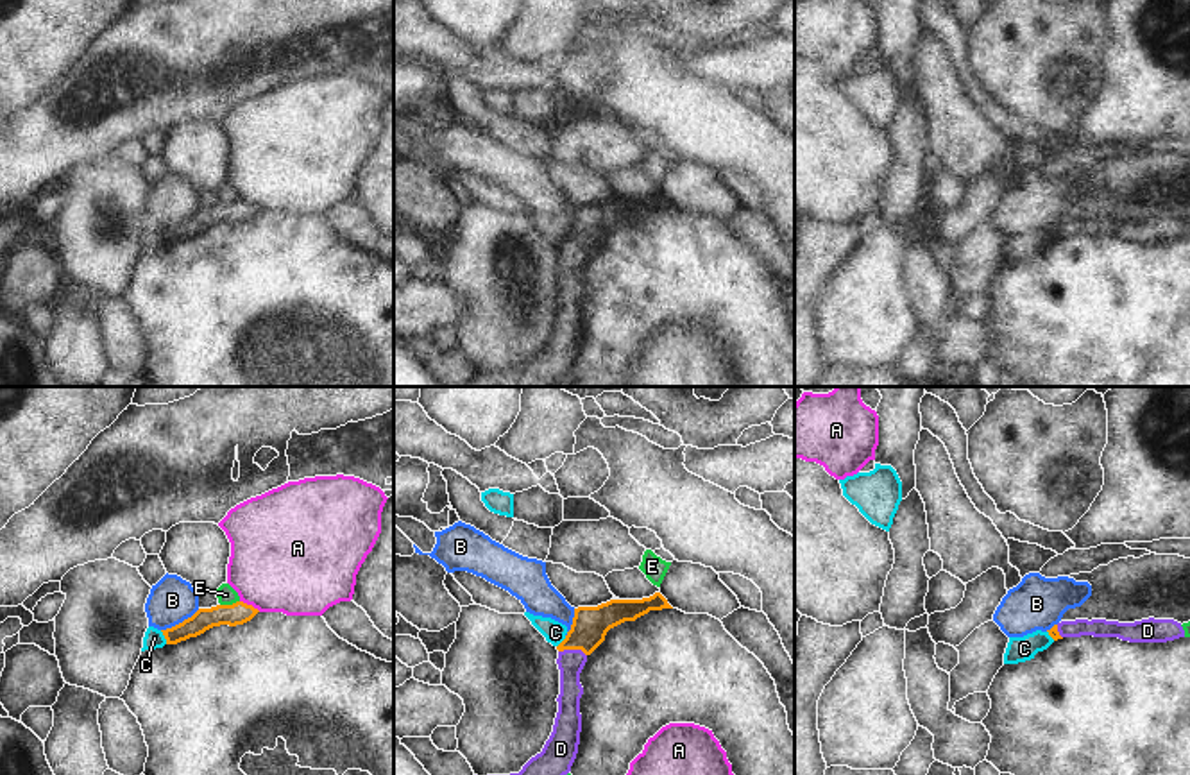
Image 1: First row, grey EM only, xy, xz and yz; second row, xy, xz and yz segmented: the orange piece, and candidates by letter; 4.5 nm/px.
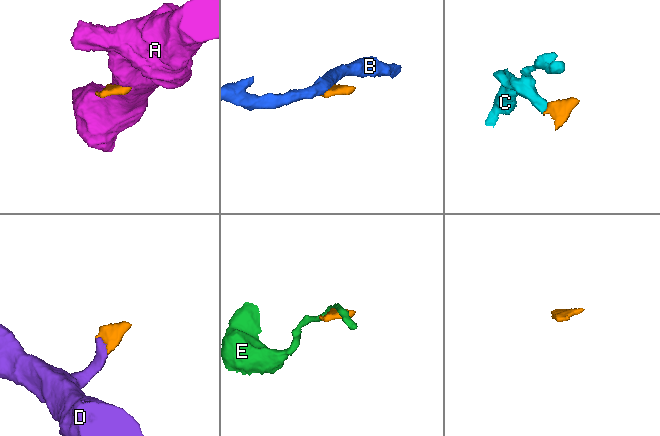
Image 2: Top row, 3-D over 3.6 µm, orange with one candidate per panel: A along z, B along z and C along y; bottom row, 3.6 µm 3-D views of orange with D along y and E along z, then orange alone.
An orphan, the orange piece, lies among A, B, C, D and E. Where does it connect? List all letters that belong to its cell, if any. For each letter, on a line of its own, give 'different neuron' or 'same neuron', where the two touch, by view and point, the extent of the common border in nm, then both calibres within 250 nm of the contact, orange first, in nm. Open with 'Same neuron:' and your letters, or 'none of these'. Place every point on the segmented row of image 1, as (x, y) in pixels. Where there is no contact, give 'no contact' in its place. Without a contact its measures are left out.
Same neuron: D
A: different neuron | xy (251, 605) | 110 nm | 100/460 nm
B: different neuron | xy (179, 623) | 200 nm | 100/200 nm
C: different neuron | xy (165, 638) | 70 nm | 100/90 nm
D: same neuron | xz (573, 648) | 130 nm | 160/120 nm
E: different neuron | xy (229, 605) | 90 nm | 100/90 nm

